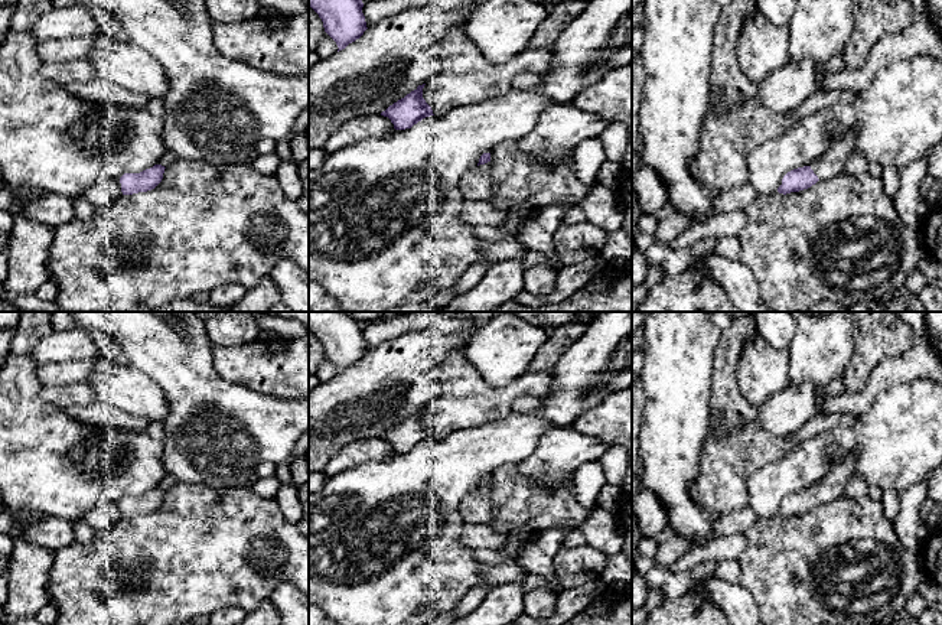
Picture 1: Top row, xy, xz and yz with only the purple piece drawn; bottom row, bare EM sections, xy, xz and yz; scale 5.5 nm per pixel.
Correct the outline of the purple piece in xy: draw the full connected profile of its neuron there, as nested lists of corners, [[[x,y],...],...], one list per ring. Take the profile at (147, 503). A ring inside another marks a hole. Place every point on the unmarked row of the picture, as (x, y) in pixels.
[[[167,473],[163,481],[150,492],[140,497],[124,497],[120,501],[123,518],[133,518],[154,512],[163,502],[164,492],[177,482],[177,479]]]

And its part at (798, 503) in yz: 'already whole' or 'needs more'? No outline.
needs more

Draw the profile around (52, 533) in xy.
[[[42,517],[26,538],[39,547],[58,550],[75,541],[74,523],[65,518]]]

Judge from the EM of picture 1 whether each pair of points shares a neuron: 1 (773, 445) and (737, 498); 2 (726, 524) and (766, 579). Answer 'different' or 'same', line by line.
1: same
2: different

